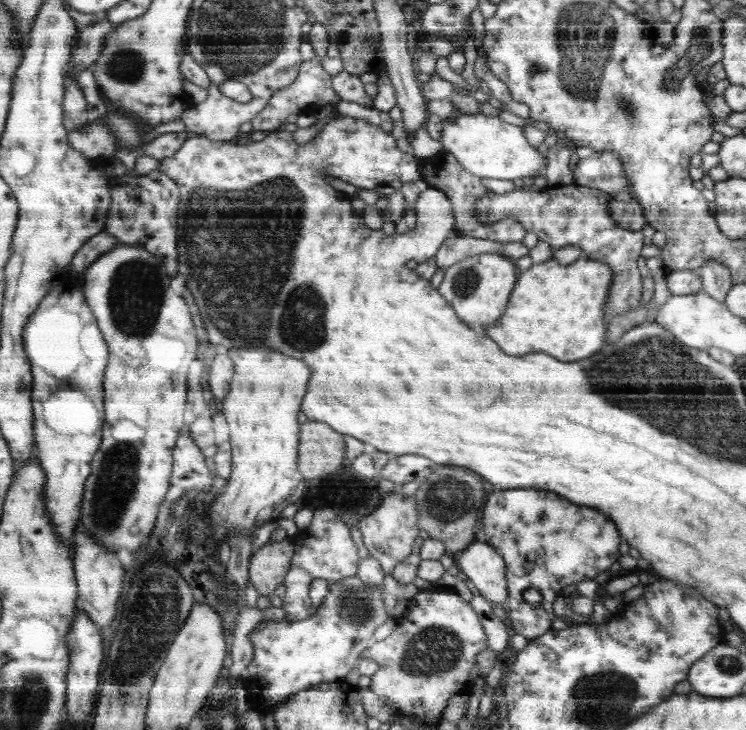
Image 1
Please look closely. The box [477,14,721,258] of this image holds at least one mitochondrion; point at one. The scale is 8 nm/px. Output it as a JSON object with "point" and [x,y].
{"point":[697,49]}

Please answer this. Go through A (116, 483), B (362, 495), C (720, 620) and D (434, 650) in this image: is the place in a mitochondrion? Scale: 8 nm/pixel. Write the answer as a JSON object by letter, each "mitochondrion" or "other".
{"A":"mitochondrion","B":"mitochondrion","C":"other","D":"mitochondrion"}

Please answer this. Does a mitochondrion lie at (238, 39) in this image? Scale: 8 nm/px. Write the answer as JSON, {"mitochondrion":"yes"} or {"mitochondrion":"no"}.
{"mitochondrion":"yes"}

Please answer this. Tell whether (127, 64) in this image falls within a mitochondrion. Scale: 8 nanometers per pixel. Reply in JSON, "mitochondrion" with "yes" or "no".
{"mitochondrion":"yes"}

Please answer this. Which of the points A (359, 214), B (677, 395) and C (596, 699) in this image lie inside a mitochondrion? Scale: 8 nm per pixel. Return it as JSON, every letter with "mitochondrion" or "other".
{"A":"other","B":"mitochondrion","C":"mitochondrion"}

